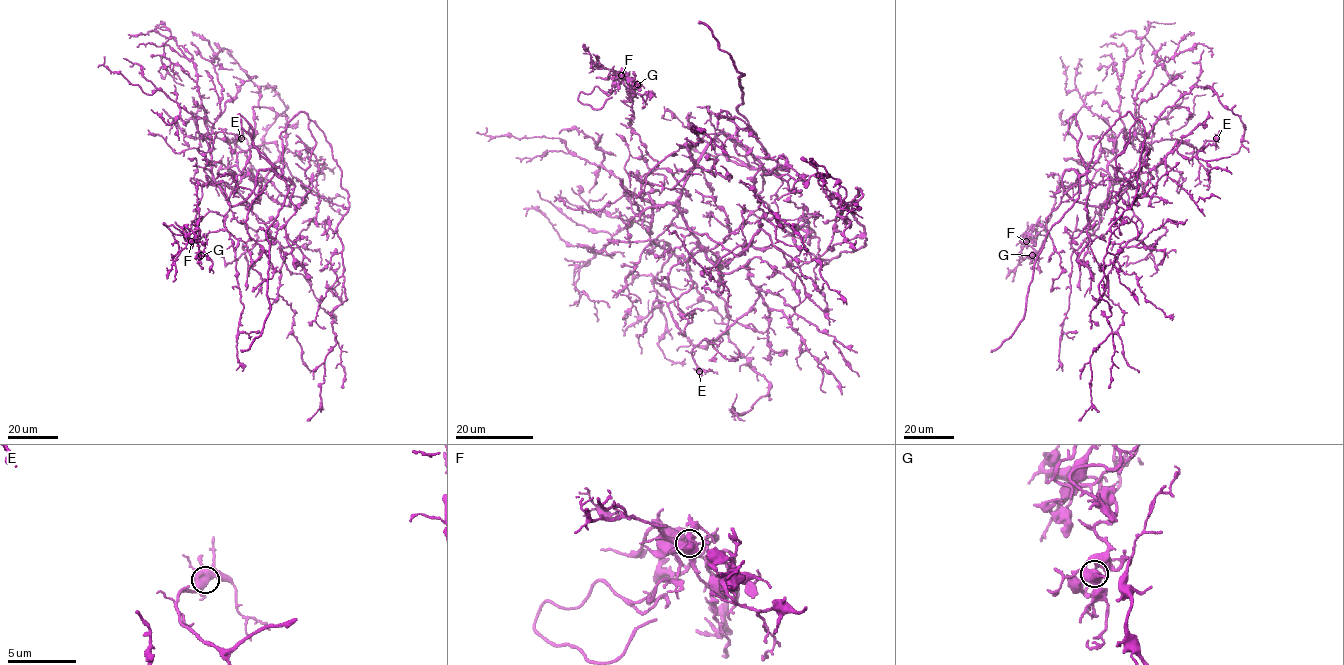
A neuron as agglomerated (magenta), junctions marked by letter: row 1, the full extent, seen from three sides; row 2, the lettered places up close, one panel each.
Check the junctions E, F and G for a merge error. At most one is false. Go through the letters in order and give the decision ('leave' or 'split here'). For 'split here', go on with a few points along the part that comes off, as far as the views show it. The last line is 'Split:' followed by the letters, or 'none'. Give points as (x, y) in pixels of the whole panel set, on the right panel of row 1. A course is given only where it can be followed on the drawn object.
E: leave
F: split here; course (1026, 242), (1036, 238), (1035, 225), (1027, 237), (1035, 242), (1032, 247), (1038, 252), (1039, 273)
G: leave
Split: F

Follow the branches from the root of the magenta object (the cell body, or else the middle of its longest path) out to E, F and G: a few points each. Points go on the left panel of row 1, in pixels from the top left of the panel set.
E: (280, 137), (283, 173), (231, 206), (243, 176), (265, 177), (280, 155), (273, 142), (243, 151), (241, 138)
F: (280, 137), (283, 173), (237, 205), (204, 170), (214, 185), (197, 186), (198, 229), (191, 242)
G: (280, 137), (283, 173), (237, 205), (231, 205), (213, 175), (204, 170), (214, 185), (197, 186), (201, 255)

